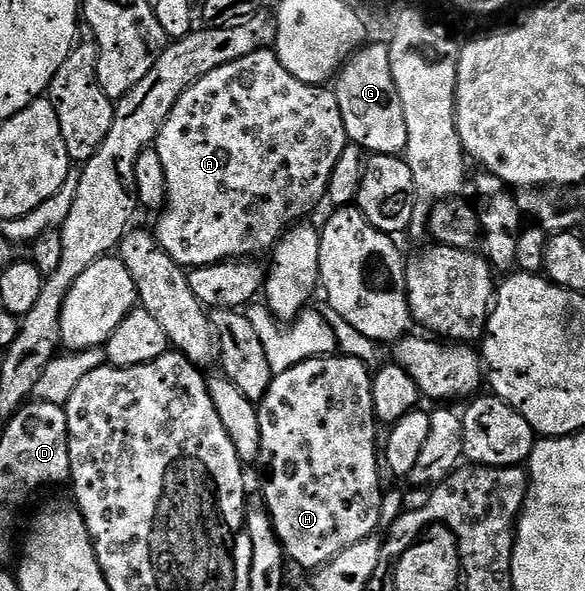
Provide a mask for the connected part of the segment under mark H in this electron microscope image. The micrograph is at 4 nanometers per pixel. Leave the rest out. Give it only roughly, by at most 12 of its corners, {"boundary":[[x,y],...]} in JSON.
{"boundary":[[340,353],[259,402],[265,509],[312,573],[379,528],[373,377]]}

